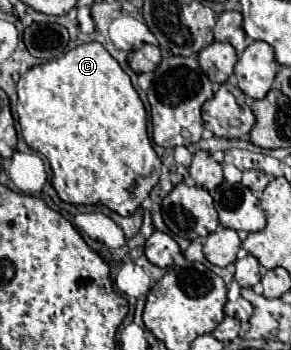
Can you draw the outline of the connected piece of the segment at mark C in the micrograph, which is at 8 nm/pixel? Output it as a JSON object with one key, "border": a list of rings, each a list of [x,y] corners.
{"border":[[[83,43],[55,61],[31,67],[17,83],[17,119],[25,143],[39,151],[53,169],[53,187],[61,201],[73,205],[105,205],[131,217],[159,181],[161,159],[147,135],[147,113],[129,75],[103,49],[101,43]]]}

